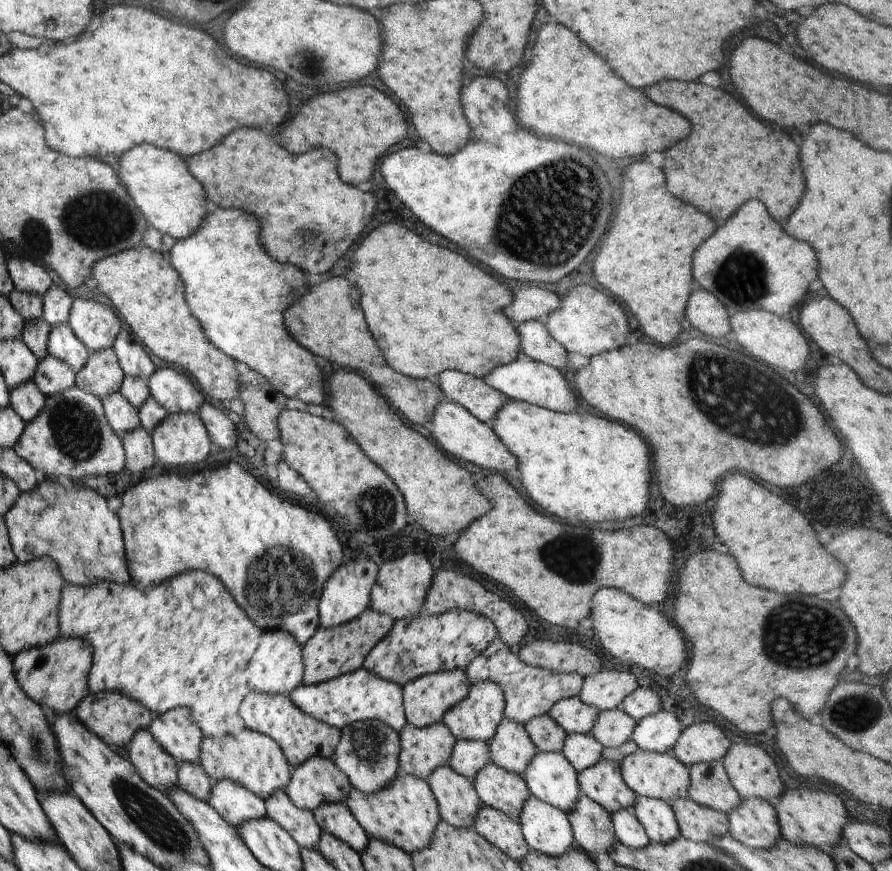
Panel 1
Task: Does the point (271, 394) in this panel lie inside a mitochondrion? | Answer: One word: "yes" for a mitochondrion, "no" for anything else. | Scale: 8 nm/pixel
no

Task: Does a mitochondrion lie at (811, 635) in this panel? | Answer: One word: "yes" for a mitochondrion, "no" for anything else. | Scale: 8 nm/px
yes

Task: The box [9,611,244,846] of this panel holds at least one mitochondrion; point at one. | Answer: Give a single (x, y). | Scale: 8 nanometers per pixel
(37, 746)

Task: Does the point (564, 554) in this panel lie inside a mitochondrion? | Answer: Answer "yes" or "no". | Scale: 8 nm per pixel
yes

